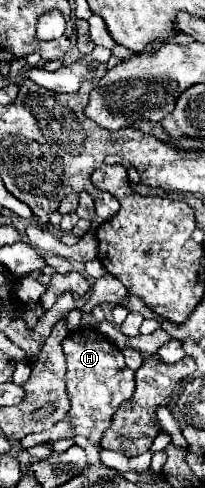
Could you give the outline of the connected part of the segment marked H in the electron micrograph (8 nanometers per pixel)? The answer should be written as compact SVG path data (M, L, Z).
M78 329L70 331L70 335L62 343L64 355L66 355L66 389L70 395L70 411L68 417L58 421L50 431L44 433L34 433L26 435L20 445L34 447L40 445L42 441L56 441L56 439L68 439L82 435L90 443L98 445L112 425L112 415L118 411L118 407L128 401L135 391L135 371L128 369L124 363L122 351L102 337L96 329Z

